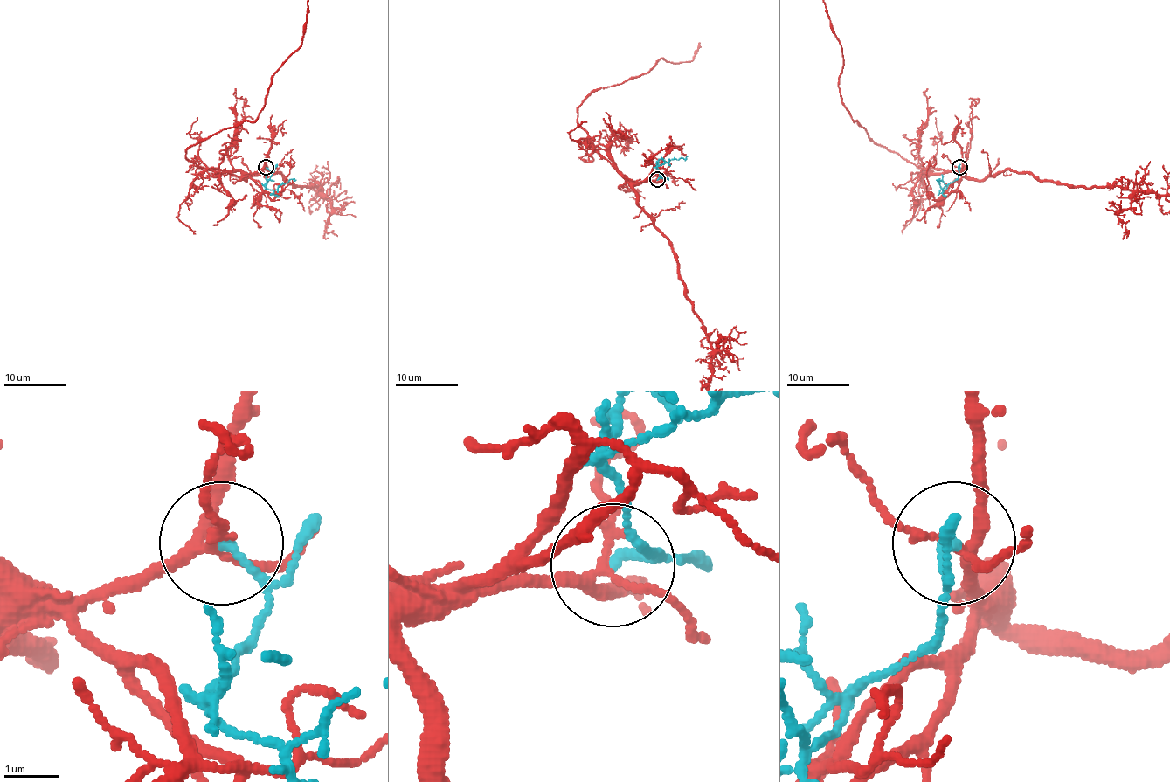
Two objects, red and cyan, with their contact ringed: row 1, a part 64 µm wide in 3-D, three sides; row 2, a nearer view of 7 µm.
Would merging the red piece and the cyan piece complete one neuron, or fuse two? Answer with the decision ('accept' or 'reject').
reject

